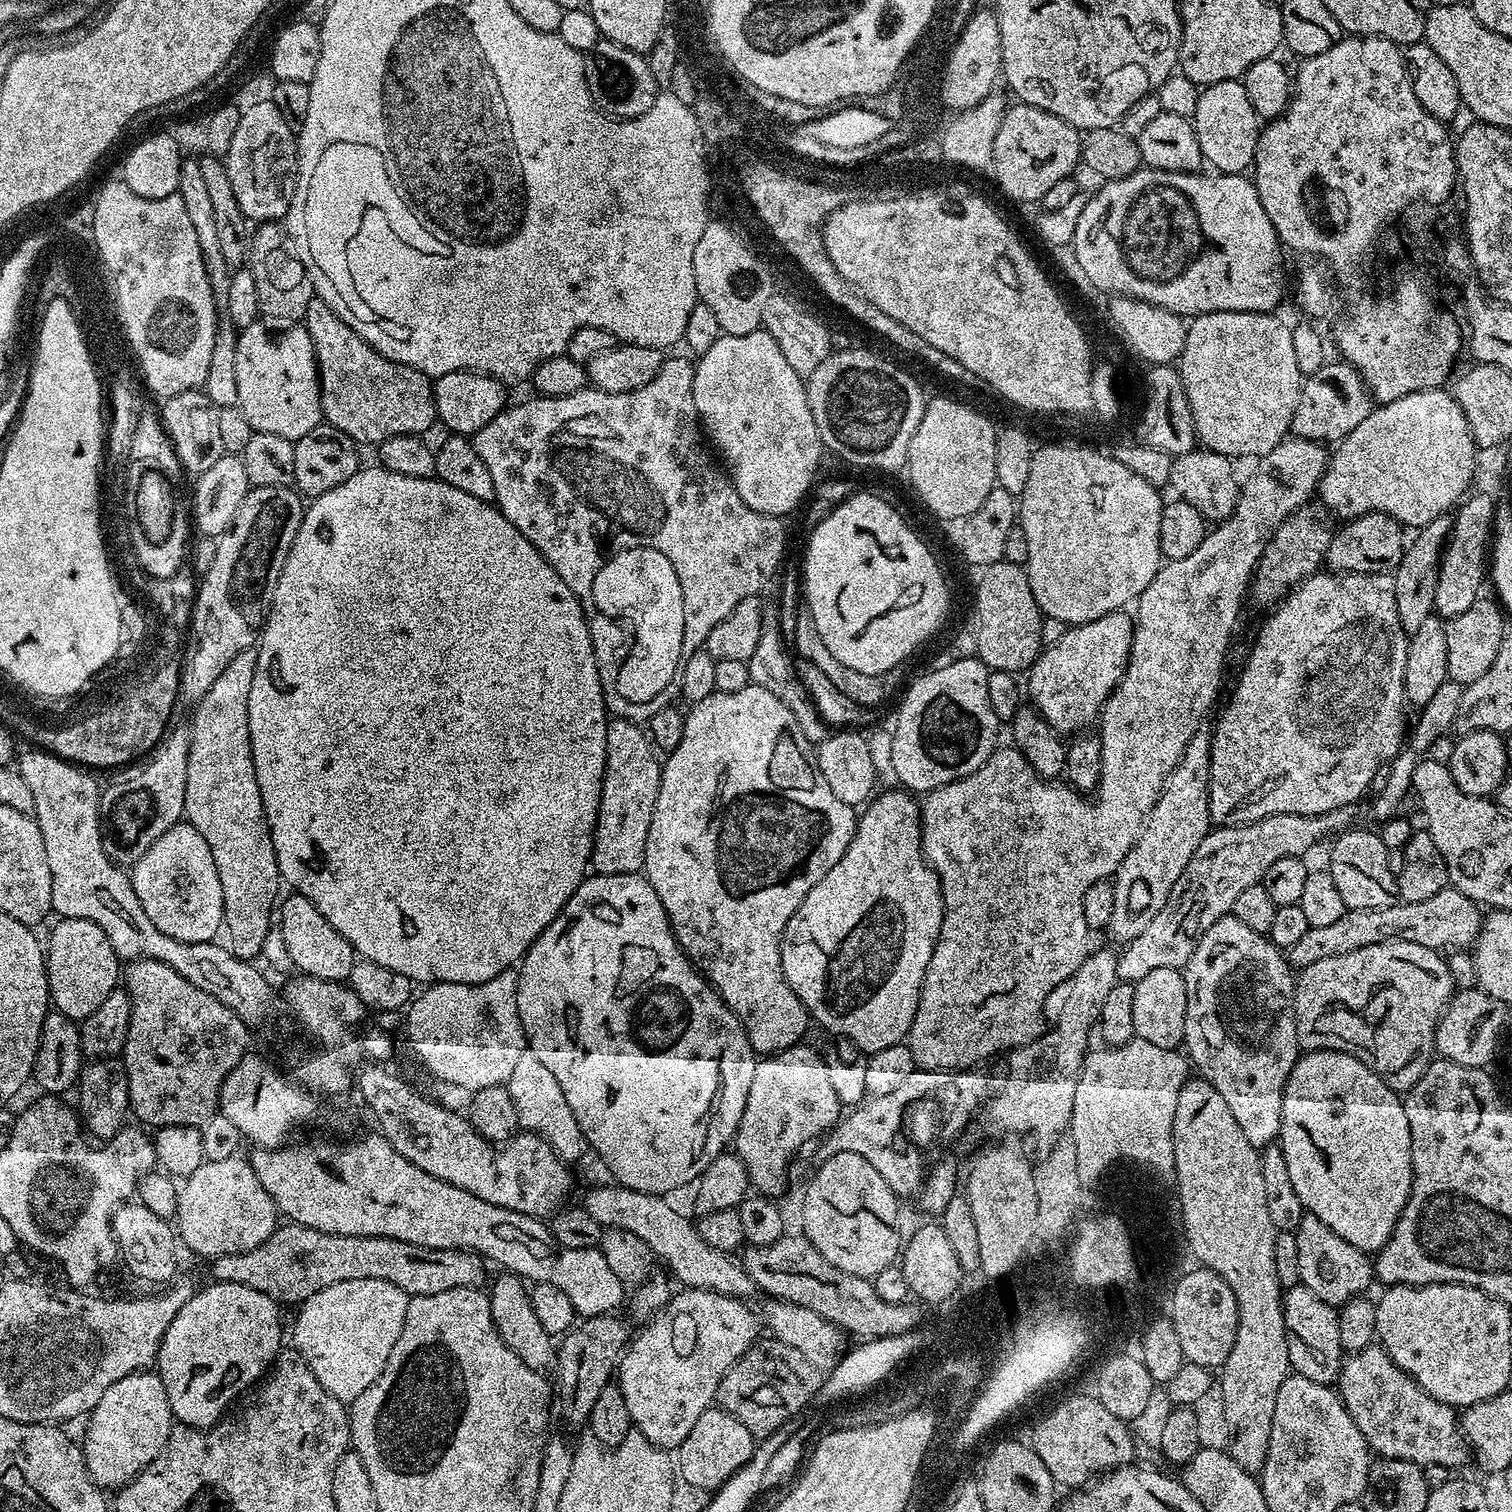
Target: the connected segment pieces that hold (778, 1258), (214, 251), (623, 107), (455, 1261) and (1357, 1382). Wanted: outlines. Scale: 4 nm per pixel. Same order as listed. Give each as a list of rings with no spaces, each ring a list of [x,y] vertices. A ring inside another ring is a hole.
[[[785,1234],[769,1244],[748,1244],[743,1252],[742,1263],[746,1274],[761,1293],[806,1306],[847,1333],[853,1332],[858,1336],[856,1338],[896,1336],[915,1329],[921,1323],[919,1303],[886,1302],[876,1292],[876,1285],[869,1277],[846,1274],[838,1270],[838,1266],[830,1266],[830,1262],[818,1254],[818,1250],[803,1234]]]
[[[183,159],[179,170],[179,190],[182,202],[185,203],[186,214],[193,223],[194,234],[197,235],[199,249],[202,250],[203,264],[206,266],[206,274],[210,282],[210,290],[214,294],[216,311],[220,313],[216,317],[216,333],[214,334],[214,354],[210,357],[210,371],[206,373],[206,382],[202,389],[215,404],[217,409],[234,408],[238,405],[238,370],[234,370],[234,362],[238,358],[236,349],[236,338],[238,330],[230,322],[226,313],[226,294],[230,290],[230,278],[232,277],[231,265],[228,265],[226,258],[222,255],[219,247],[218,232],[215,229],[214,209],[211,207],[211,199],[207,193],[206,182],[200,163],[197,159]]]
[[[600,38],[587,53],[582,70],[586,74],[592,101],[595,102],[599,111],[609,117],[632,120],[635,116],[646,114],[646,110],[654,106],[658,95],[658,85],[654,74],[650,74],[647,59],[641,53],[616,44],[613,40]]]
[[[291,1222],[277,1226],[270,1234],[270,1238],[262,1242],[262,1246],[254,1246],[254,1250],[238,1254],[215,1257],[211,1264],[213,1281],[250,1286],[250,1290],[266,1294],[280,1306],[285,1306],[284,1304],[299,1306],[314,1294],[318,1294],[318,1290],[326,1290],[326,1286],[334,1286],[334,1282],[350,1282],[354,1278],[385,1280],[408,1293],[409,1297],[442,1294],[442,1290],[455,1288],[480,1288],[483,1280],[489,1279],[488,1272],[484,1269],[486,1267],[484,1257],[479,1252],[466,1248],[423,1248],[389,1236],[335,1236]]]
[[[1369,1346],[1345,1355],[1340,1365],[1338,1375],[1338,1395],[1346,1406],[1350,1418],[1362,1430],[1369,1449],[1380,1458],[1398,1458],[1418,1465],[1437,1464],[1446,1466],[1450,1470],[1460,1468],[1464,1463],[1469,1463],[1470,1449],[1468,1440],[1460,1430],[1458,1412],[1455,1407],[1446,1402],[1438,1402],[1414,1378],[1410,1378],[1400,1367],[1388,1357],[1388,1352],[1383,1346]]]

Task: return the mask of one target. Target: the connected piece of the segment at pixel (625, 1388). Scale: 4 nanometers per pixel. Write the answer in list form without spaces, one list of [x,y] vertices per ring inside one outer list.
[[[684,1288],[673,1295],[663,1312],[651,1317],[651,1319],[641,1327],[645,1328],[642,1329],[637,1336],[635,1333],[634,1339],[629,1343],[626,1351],[620,1357],[620,1363],[618,1365],[618,1383],[622,1390],[622,1398],[626,1398],[626,1410],[632,1419],[632,1428],[642,1433],[650,1443],[657,1444],[659,1448],[665,1450],[679,1449],[680,1444],[686,1438],[686,1434],[690,1434],[694,1422],[698,1422],[698,1418],[702,1418],[702,1414],[705,1410],[713,1407],[716,1391],[722,1382],[722,1378],[728,1373],[730,1366],[734,1366],[736,1359],[748,1348],[752,1347],[758,1339],[758,1333],[756,1333],[756,1320],[758,1324],[757,1313],[755,1316],[744,1304],[747,1303],[745,1303],[743,1299],[735,1296],[727,1296],[721,1292],[713,1292],[710,1288]]]

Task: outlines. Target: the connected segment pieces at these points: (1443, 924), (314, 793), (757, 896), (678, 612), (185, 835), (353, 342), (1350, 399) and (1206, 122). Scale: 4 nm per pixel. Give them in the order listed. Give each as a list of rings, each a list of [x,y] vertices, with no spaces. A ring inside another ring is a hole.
[[[1449,886],[1438,890],[1438,894],[1425,898],[1423,902],[1397,902],[1374,910],[1349,908],[1342,914],[1342,918],[1327,926],[1308,927],[1304,937],[1287,949],[1286,959],[1293,969],[1299,970],[1314,962],[1322,962],[1322,958],[1350,954],[1354,950],[1362,950],[1362,946],[1374,946],[1387,940],[1418,942],[1418,946],[1437,950],[1468,950],[1476,943],[1481,923],[1482,912],[1476,901]]]
[[[383,466],[375,467],[361,467],[360,471],[346,478],[346,482],[334,486],[334,490],[326,490],[326,494],[315,497],[305,507],[300,529],[282,566],[282,574],[278,574],[272,606],[268,610],[268,619],[264,621],[256,648],[254,682],[250,682],[248,721],[256,781],[262,794],[264,813],[274,842],[274,854],[281,881],[287,887],[289,884],[292,887],[289,889],[295,895],[310,898],[310,902],[318,906],[318,914],[322,914],[322,918],[326,918],[326,922],[330,922],[330,926],[334,926],[334,930],[338,930],[338,934],[342,934],[342,938],[350,942],[357,957],[378,962],[378,966],[386,966],[386,970],[394,970],[420,986],[436,983],[484,983],[523,961],[532,943],[540,937],[542,930],[546,930],[546,926],[550,926],[550,922],[554,922],[554,918],[564,909],[574,890],[578,890],[580,883],[586,879],[590,868],[592,837],[596,834],[596,815],[600,809],[600,783],[604,781],[606,730],[610,719],[610,713],[604,706],[604,695],[594,656],[594,632],[590,627],[589,617],[584,617],[585,605],[573,594],[570,586],[562,582],[560,575],[548,565],[539,550],[489,501],[474,498],[435,478],[410,478],[406,474],[394,474]]]
[[[751,683],[746,686],[746,690],[738,690],[734,694],[714,691],[710,698],[702,698],[702,702],[687,709],[682,740],[673,752],[667,753],[660,770],[658,802],[654,802],[642,872],[648,877],[650,886],[654,886],[654,894],[658,894],[658,902],[662,902],[666,910],[668,925],[672,927],[676,941],[680,943],[680,949],[691,960],[693,968],[711,983],[720,993],[724,1003],[739,1016],[750,1046],[757,1054],[775,1054],[792,1048],[801,1043],[808,1032],[808,1009],[786,982],[780,957],[780,941],[784,938],[784,927],[788,925],[789,918],[798,910],[806,894],[810,894],[810,890],[814,890],[814,886],[818,886],[818,882],[822,882],[822,878],[826,878],[826,874],[830,874],[830,870],[834,870],[836,863],[846,854],[856,833],[857,819],[857,809],[842,802],[842,798],[838,798],[834,790],[830,790],[826,778],[822,778],[815,759],[810,755],[810,745],[804,739],[794,714],[782,701],[774,698],[770,690]]]
[[[632,547],[619,549],[613,557],[612,555],[601,565],[596,572],[594,582],[591,584],[591,605],[597,613],[612,618],[630,618],[636,624],[638,632],[638,658],[630,658],[620,674],[620,680],[615,682],[615,688],[623,700],[634,702],[648,702],[651,698],[657,697],[670,683],[675,681],[679,673],[679,666],[682,662],[683,652],[682,628],[685,625],[685,610],[682,606],[682,588],[678,581],[677,571],[671,565],[661,551],[652,547]]]
[[[187,822],[175,824],[162,838],[158,838],[142,854],[142,858],[131,865],[132,889],[138,894],[138,902],[146,910],[146,916],[162,934],[170,934],[170,938],[178,938],[178,942],[206,942],[215,941],[224,928],[224,894],[222,878],[218,876],[218,866],[214,862],[214,854],[206,844],[206,838],[194,830],[194,826]]]
[[[318,298],[306,306],[302,327],[310,334],[320,375],[323,423],[342,430],[357,445],[385,444],[395,436],[420,436],[437,423],[433,381],[410,366],[390,362],[368,345]]]
[[[1325,362],[1312,376],[1303,377],[1290,432],[1301,440],[1339,442],[1366,419],[1366,414],[1370,414],[1373,407],[1372,394],[1355,368],[1343,362]]]
[[[1240,80],[1214,82],[1201,87],[1190,119],[1204,159],[1216,167],[1213,169],[1217,173],[1244,174],[1251,164],[1253,167],[1260,146],[1262,121],[1254,106],[1250,106],[1250,98],[1246,98],[1246,90]]]

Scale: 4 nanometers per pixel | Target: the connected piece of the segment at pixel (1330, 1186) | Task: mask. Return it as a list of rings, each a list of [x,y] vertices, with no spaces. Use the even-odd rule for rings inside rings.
[[[1321,1048],[1319,1050],[1308,1050],[1301,1055],[1300,1059],[1296,1061],[1294,1070],[1290,1070],[1290,1078],[1286,1082],[1284,1087],[1284,1097],[1282,1098],[1282,1122],[1280,1123],[1280,1135],[1278,1137],[1278,1143],[1282,1154],[1286,1158],[1286,1167],[1290,1173],[1290,1183],[1293,1184],[1295,1192],[1298,1194],[1298,1198],[1302,1202],[1305,1213],[1322,1218],[1322,1222],[1326,1222],[1326,1226],[1330,1226],[1330,1230],[1334,1230],[1334,1234],[1338,1234],[1338,1238],[1346,1238],[1346,1242],[1350,1242],[1350,1246],[1358,1246],[1358,1250],[1369,1254],[1375,1254],[1379,1252],[1385,1242],[1390,1238],[1390,1234],[1394,1230],[1394,1226],[1398,1222],[1398,1218],[1402,1214],[1402,1210],[1406,1206],[1408,1201],[1408,1195],[1412,1189],[1412,1143],[1410,1142],[1410,1122],[1406,1122],[1406,1110],[1404,1109],[1404,1101],[1397,1094],[1397,1092],[1390,1086],[1386,1086],[1386,1082],[1382,1082],[1382,1078],[1374,1070],[1367,1068],[1365,1064],[1360,1060],[1360,1057],[1352,1055],[1351,1051],[1344,1050],[1344,1052],[1336,1052],[1340,1050],[1333,1050],[1332,1048]]]

